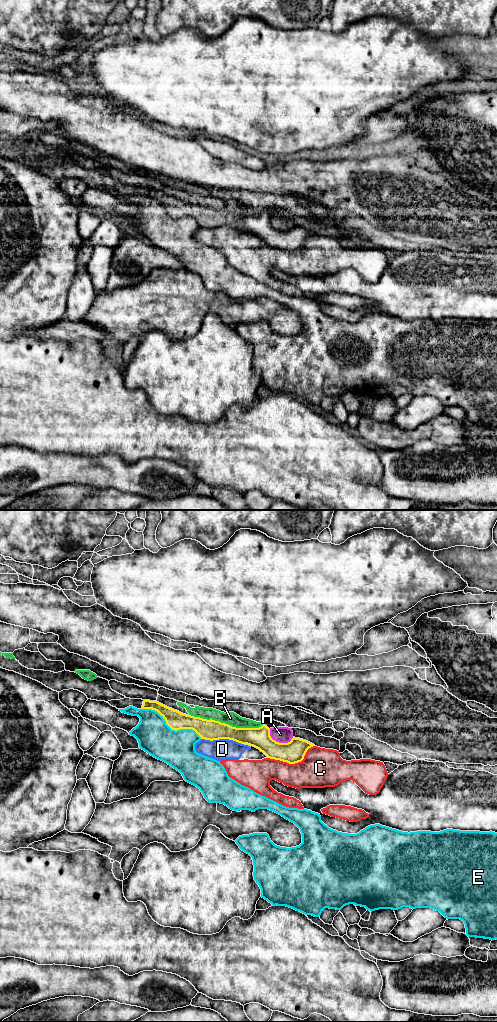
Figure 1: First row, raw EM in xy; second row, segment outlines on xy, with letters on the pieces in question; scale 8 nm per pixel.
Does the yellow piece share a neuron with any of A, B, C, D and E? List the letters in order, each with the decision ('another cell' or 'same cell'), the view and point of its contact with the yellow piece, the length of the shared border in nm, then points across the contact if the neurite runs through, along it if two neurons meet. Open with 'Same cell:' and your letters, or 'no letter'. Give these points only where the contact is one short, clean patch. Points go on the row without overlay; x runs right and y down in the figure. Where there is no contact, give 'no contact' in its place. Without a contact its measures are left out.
Same cell: no letter
A: another cell; contact xy (278, 230); length 220 nm; border xy (269, 217), (269, 223), (277, 230), (288, 230), (293, 225)
B: another cell; contact xy (226, 212); length 600 nm
C: another cell; contact xy (293, 251); length 400 nm
D: another cell; contact xy (222, 226); length 340 nm
E: another cell; contact xy (171, 216); length 550 nm

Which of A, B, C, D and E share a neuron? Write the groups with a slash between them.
A / B / C D / E

